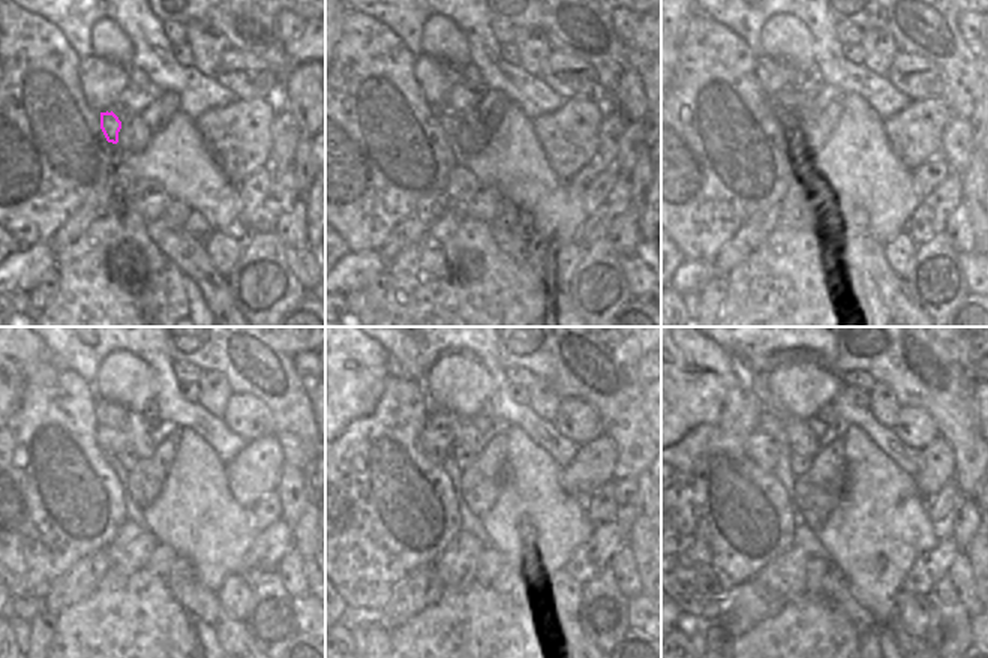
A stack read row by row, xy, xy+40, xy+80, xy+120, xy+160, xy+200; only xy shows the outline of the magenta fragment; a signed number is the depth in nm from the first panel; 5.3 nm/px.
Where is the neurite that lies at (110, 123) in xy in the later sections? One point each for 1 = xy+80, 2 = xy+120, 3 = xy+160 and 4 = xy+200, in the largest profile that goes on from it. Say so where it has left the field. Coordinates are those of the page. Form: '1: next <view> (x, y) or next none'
1: next xy+80 (787, 122)
2: next xy+120 (128, 459)
3: next xy+160 (464, 457)
4: next xy+200 (801, 463)

